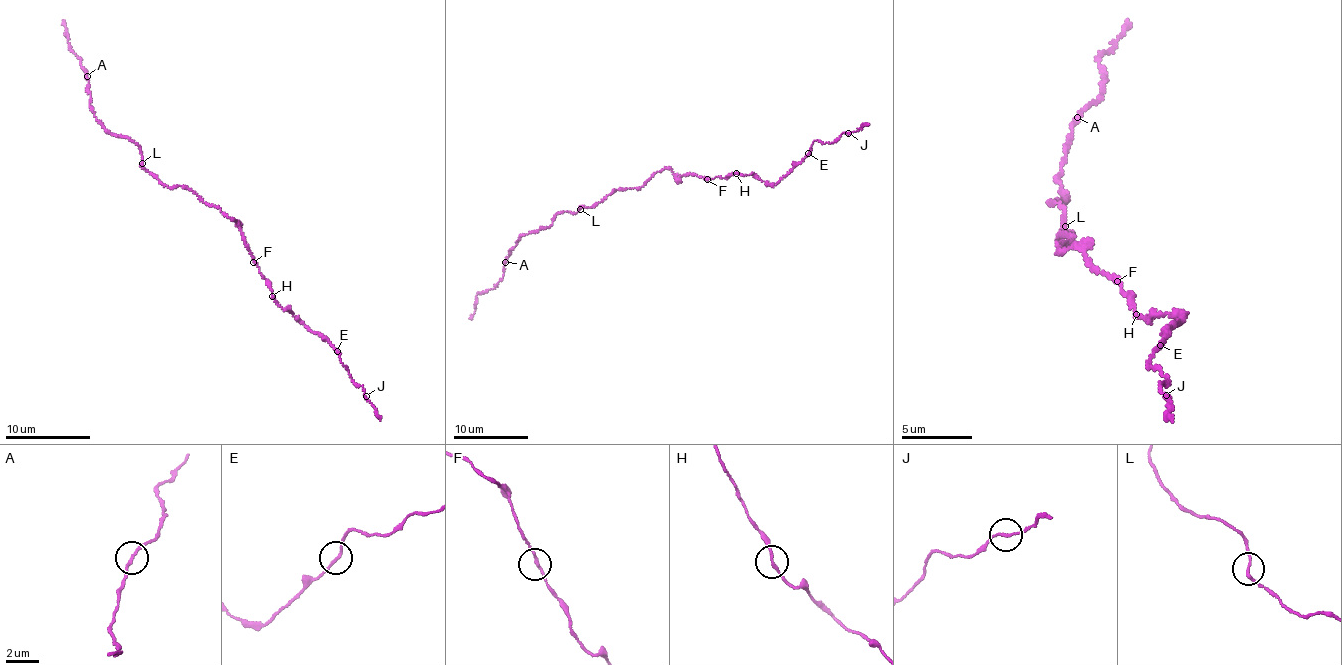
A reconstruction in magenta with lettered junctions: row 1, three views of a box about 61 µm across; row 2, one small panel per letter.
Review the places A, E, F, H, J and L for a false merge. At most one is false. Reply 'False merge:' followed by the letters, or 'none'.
False merge: none

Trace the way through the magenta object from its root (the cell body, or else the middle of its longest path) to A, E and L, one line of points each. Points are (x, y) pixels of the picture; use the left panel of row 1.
A: (209, 204), (187, 188), (159, 181), (142, 165), (138, 145), (111, 133), (96, 119), (89, 105), (87, 76)
E: (209, 204), (237, 222), (276, 302), (290, 310), (305, 327), (319, 334), (337, 351)
L: (209, 204), (187, 188), (170, 187), (159, 181), (142, 163)

